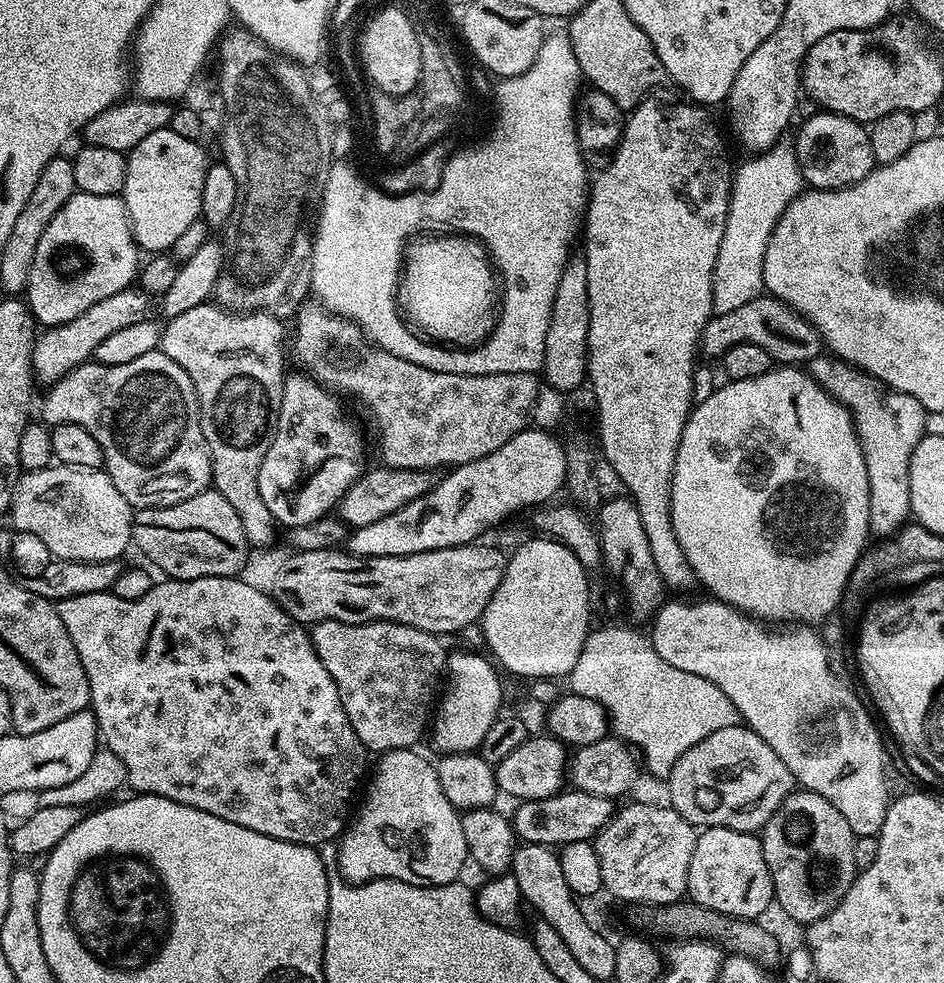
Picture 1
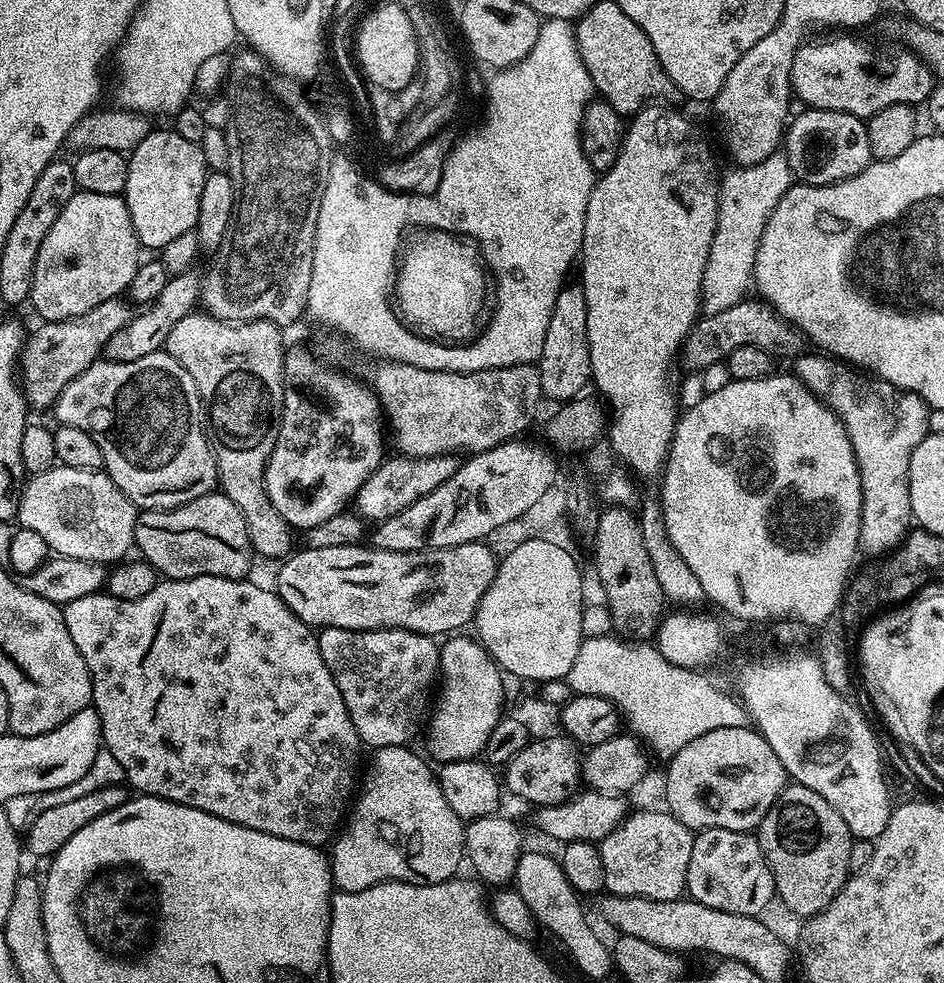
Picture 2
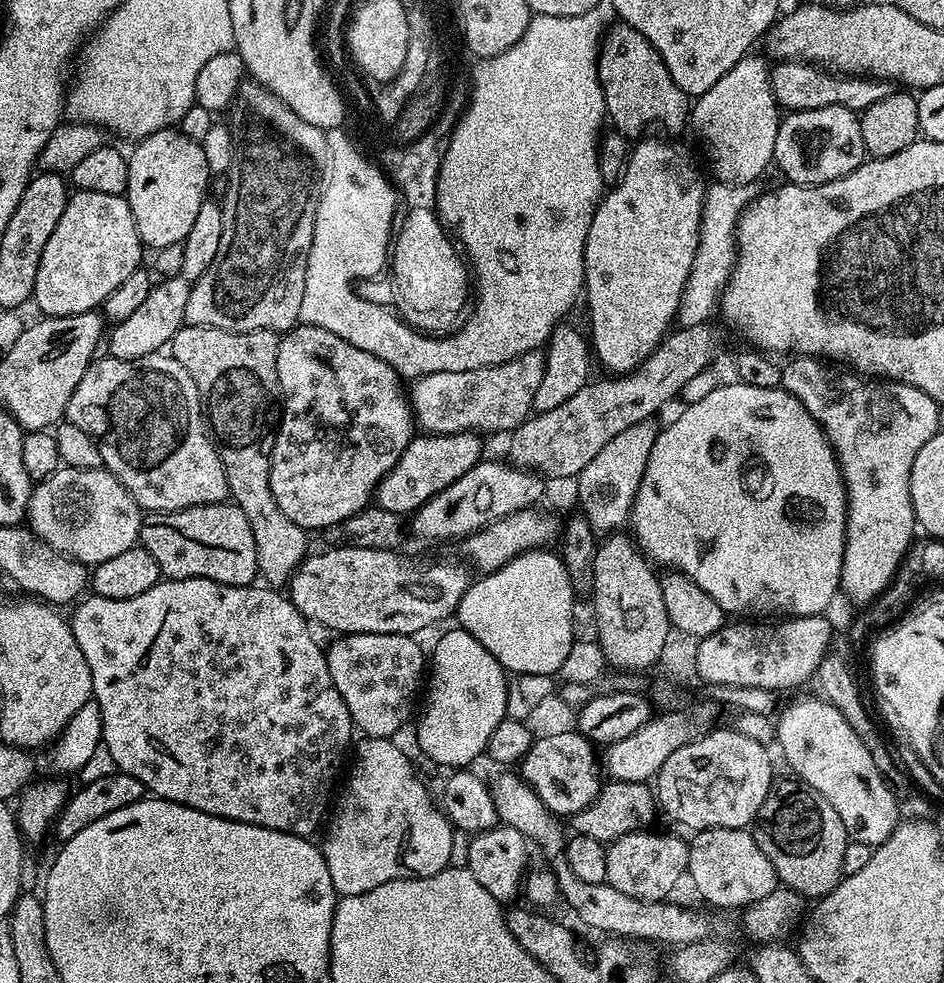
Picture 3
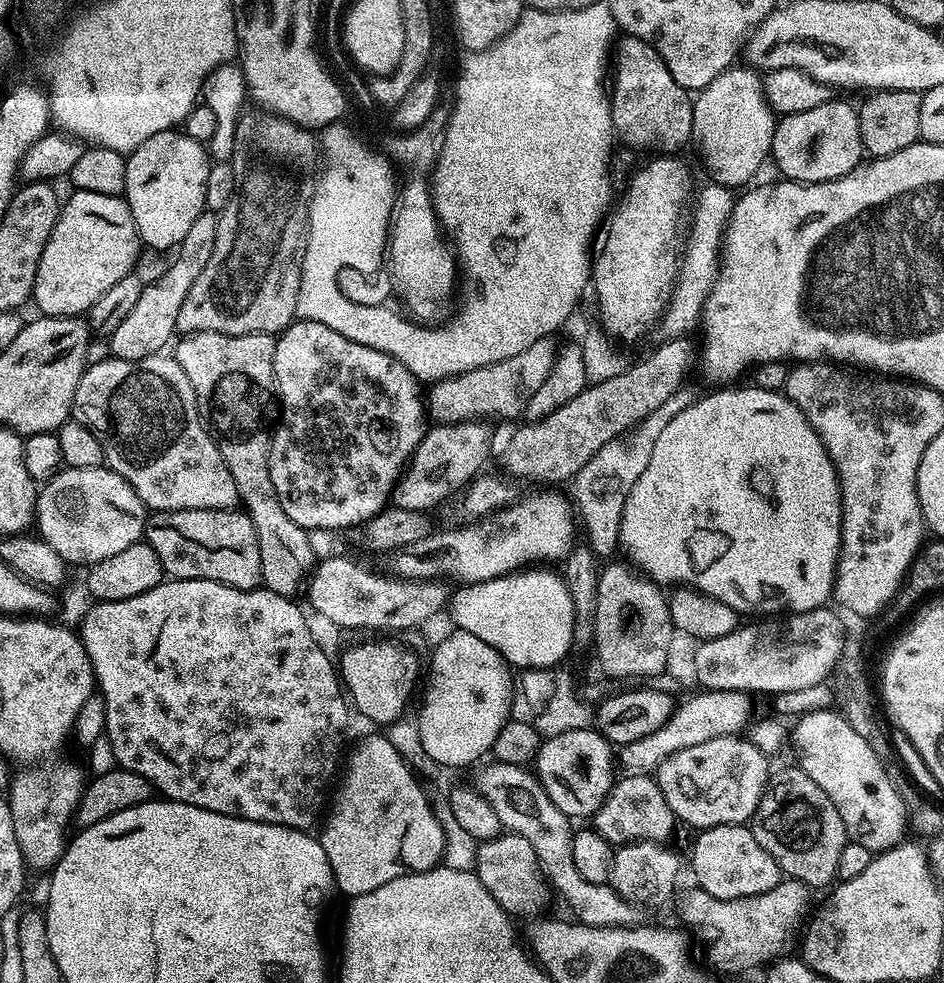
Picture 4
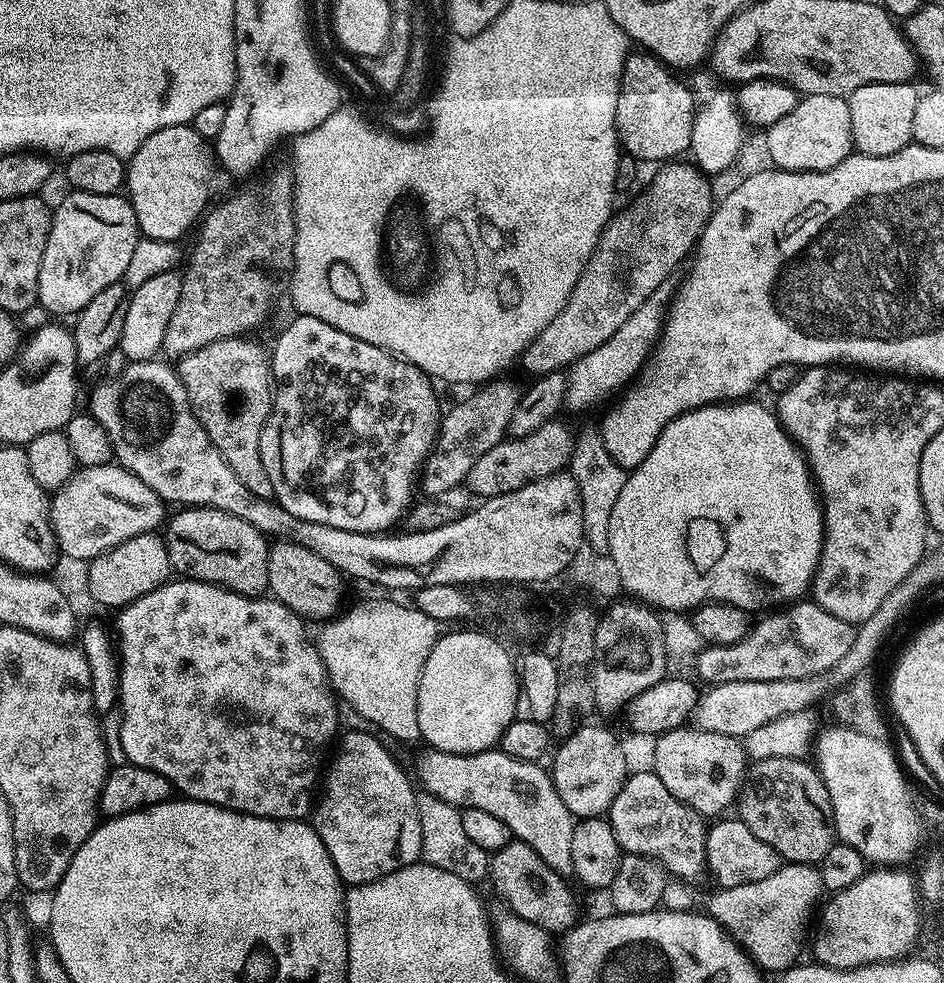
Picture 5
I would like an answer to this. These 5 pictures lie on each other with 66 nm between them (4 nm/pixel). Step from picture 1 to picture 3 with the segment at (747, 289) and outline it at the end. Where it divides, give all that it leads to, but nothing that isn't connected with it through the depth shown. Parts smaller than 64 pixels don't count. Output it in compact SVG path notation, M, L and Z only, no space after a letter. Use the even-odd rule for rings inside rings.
M712 182L704 193L704 209L700 219L700 244L693 256L689 277L685 280L681 294L678 320L685 328L705 323L711 312L717 311L724 294L724 287L732 277L732 267L736 264L736 224L744 209L752 203L754 192L742 184L721 184Z

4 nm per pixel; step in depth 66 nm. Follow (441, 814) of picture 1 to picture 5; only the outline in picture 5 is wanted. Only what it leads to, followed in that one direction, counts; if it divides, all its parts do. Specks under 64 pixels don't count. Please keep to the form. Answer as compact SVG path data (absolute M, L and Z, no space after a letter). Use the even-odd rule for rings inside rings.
M348 732L343 736L344 733L339 737L338 747L326 768L322 795L314 808L314 827L345 885L373 884L378 878L421 859L423 834L416 800L418 792L412 789L407 774L400 769L399 762L388 753L387 746L378 737L368 732Z

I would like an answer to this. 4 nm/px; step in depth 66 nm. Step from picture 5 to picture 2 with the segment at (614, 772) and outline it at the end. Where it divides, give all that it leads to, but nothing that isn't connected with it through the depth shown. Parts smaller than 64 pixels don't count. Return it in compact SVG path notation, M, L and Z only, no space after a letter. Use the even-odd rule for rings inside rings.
M563 734L548 740L533 739L525 748L518 750L503 769L502 780L507 791L509 788L514 795L529 800L535 806L561 804L572 799L582 784L582 756L576 751L577 745Z

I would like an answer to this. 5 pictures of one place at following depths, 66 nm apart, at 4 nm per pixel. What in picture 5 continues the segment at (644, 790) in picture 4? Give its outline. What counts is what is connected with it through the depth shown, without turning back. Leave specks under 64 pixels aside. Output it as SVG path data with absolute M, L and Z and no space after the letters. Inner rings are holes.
M633 771L625 780L622 790L618 790L618 798L614 798L606 813L608 825L614 830L614 838L618 838L621 853L653 857L673 877L695 881L695 876L706 868L704 850L708 828L705 817L674 798L674 794L662 786L662 778L658 778L655 771L647 771Z

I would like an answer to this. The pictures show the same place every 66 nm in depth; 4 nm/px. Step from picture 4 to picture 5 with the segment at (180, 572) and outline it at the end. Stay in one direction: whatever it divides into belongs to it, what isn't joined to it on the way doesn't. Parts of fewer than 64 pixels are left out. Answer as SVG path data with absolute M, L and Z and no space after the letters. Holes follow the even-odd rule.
M185 507L167 517L163 529L164 545L172 563L173 573L189 580L200 580L203 584L218 584L243 596L263 597L268 592L268 549L269 541L250 522L234 514L226 514L221 508Z

